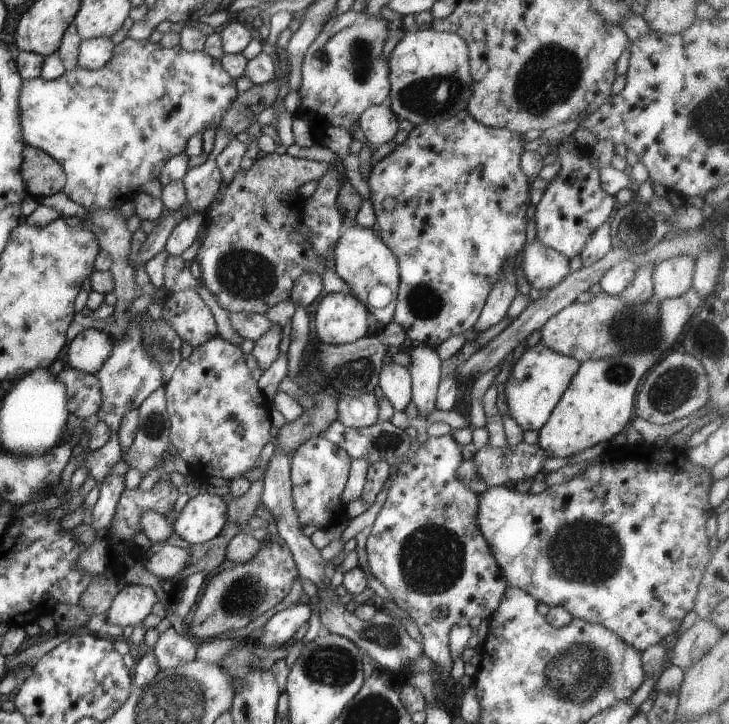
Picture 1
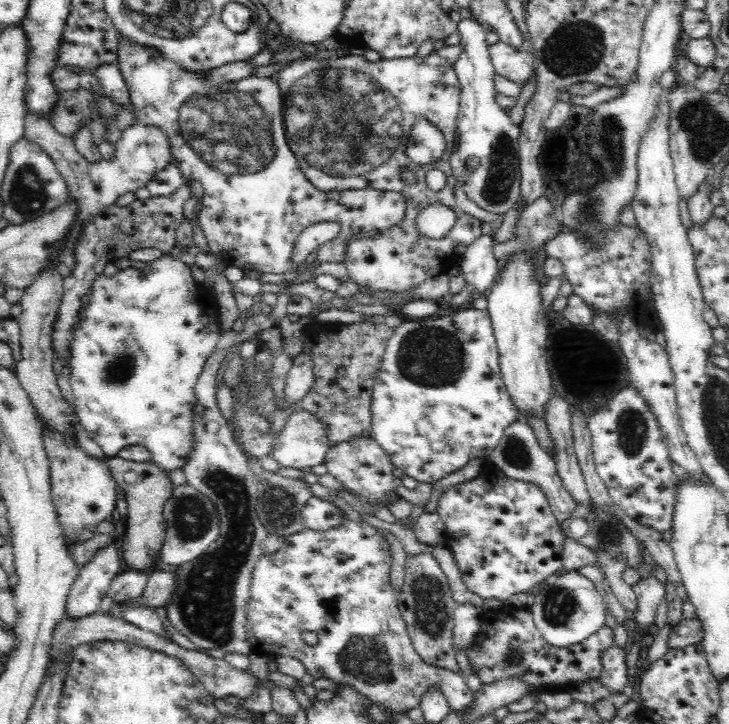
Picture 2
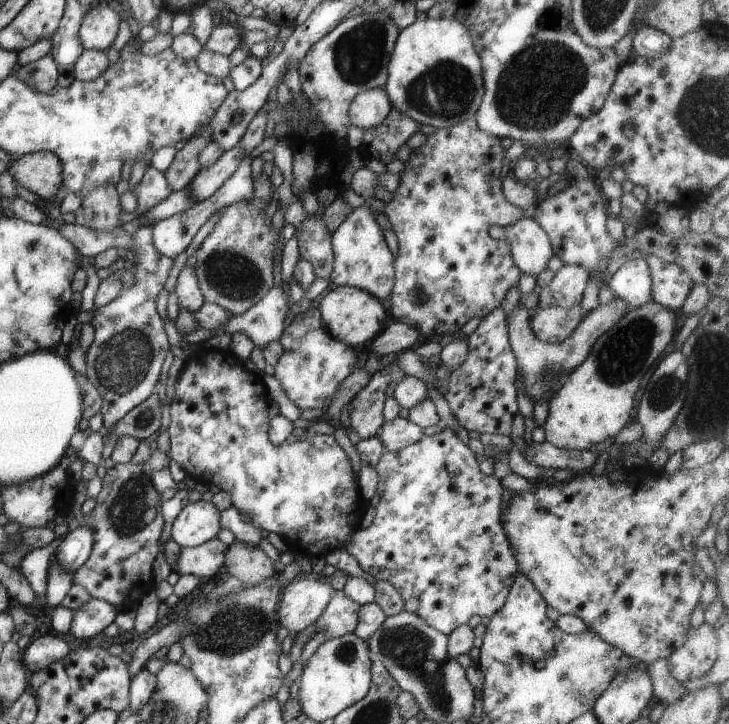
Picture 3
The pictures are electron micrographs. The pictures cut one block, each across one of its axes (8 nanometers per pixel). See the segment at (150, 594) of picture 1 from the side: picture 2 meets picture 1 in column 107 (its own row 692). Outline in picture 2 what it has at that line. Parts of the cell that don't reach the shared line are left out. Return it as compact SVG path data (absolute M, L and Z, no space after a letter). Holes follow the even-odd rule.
M612 646L602 654L602 674L598 679L610 696L626 693L627 674L624 650Z

